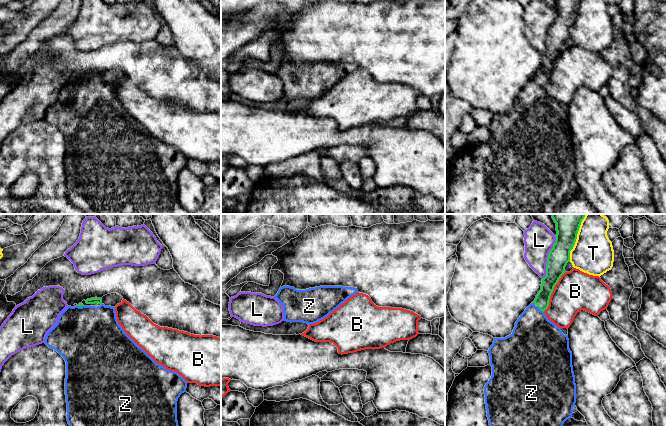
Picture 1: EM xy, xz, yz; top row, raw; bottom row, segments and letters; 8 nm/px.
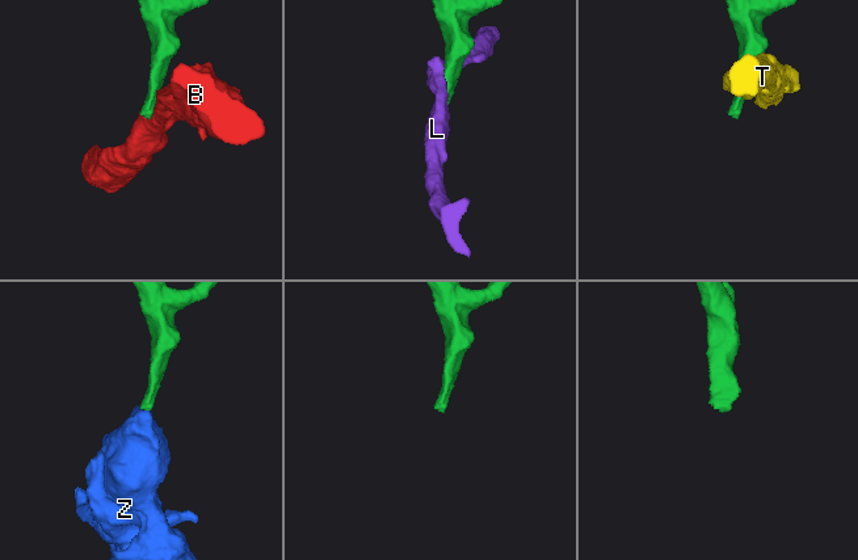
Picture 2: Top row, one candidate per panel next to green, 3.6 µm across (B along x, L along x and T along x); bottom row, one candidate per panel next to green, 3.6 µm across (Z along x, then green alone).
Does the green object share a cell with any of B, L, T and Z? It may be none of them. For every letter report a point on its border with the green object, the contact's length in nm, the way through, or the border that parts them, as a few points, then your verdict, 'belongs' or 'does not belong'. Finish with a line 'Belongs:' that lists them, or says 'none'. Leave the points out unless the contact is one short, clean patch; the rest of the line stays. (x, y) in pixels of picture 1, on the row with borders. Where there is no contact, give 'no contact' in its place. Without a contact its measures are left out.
B: yz (552, 291) | 360 nm | along yz (565, 272), (555, 285), (549, 305), (543, 311) | does not belong
L: yz (548, 257) | 360 nm | does not belong
T: yz (576, 237) | 400 nm | does not belong
Z: yz (540, 309) | 80 nm | across yz (542, 299), (540, 309), (535, 314), (535, 339) | belongs
Belongs: Z

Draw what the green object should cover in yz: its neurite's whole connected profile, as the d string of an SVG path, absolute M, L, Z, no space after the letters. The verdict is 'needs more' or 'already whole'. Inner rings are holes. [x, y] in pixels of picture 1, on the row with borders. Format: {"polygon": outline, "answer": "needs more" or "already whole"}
{"polygon": "M552 214L557 234L553 248L548 254L546 276L542 278L541 290L516 321L512 334L505 338L494 338L488 350L492 376L484 387L484 393L490 426L563 426L564 422L572 417L576 403L576 384L568 335L564 335L561 328L546 317L544 311L549 306L555 285L565 273L565 267L570 261L570 251L575 245L585 215Z", "answer": "needs more"}

